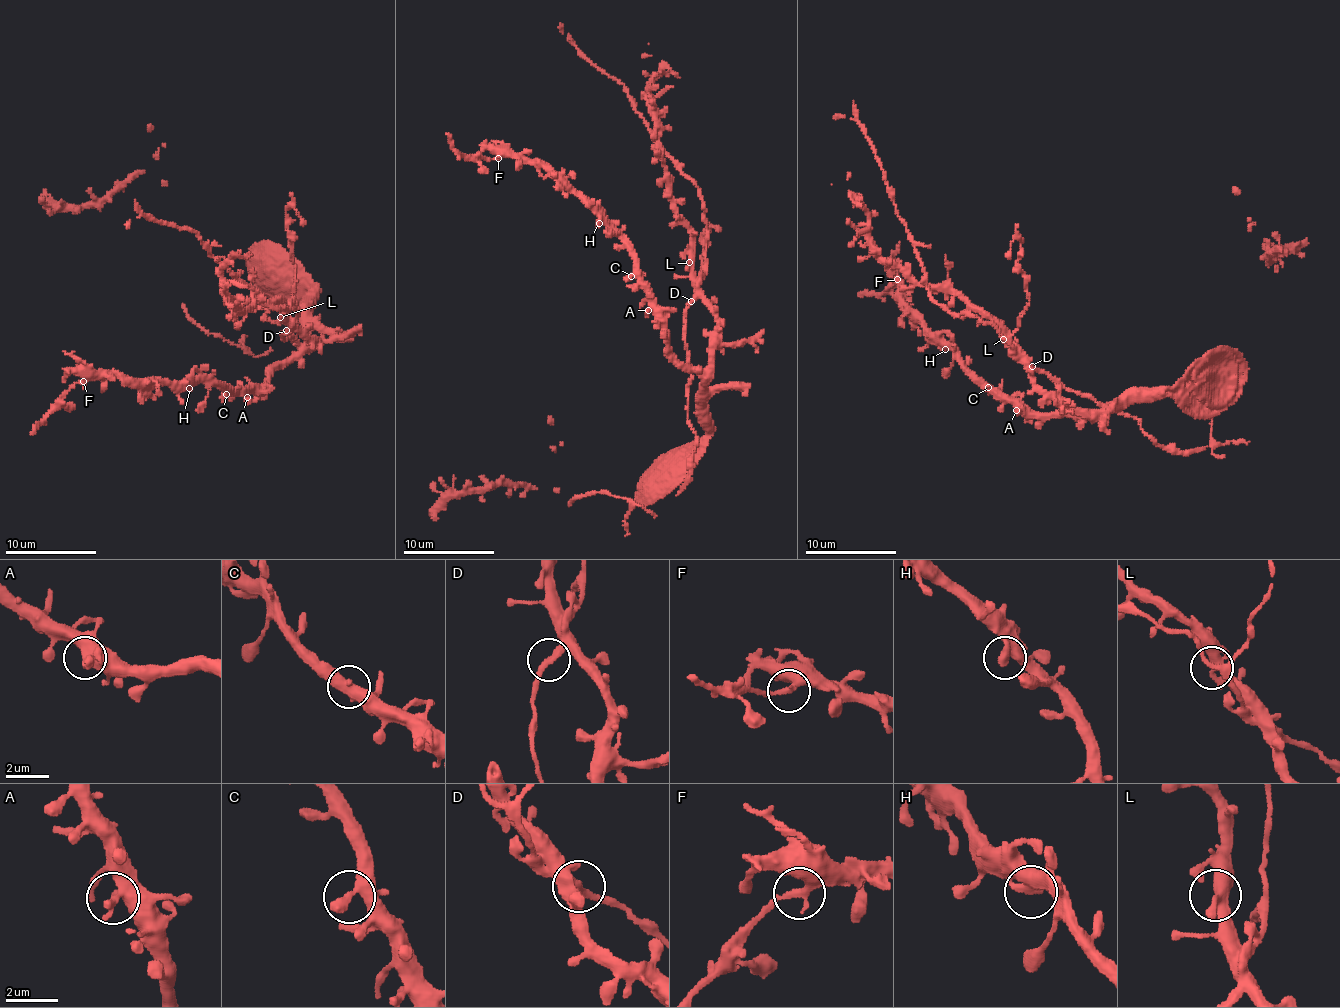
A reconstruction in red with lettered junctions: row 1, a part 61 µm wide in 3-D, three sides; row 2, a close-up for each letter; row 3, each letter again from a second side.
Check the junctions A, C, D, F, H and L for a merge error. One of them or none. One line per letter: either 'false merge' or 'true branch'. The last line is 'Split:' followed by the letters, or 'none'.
A: true branch
C: true branch
D: true branch
F: false merge
H: true branch
L: true branch
Split: F

